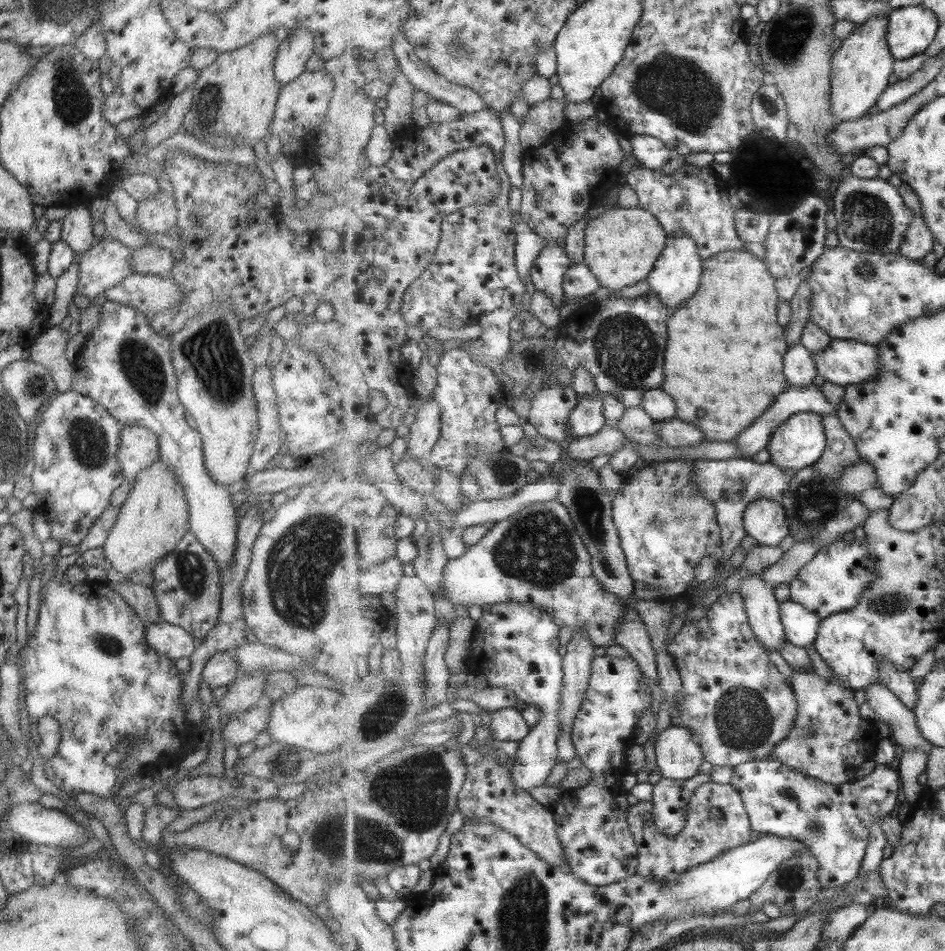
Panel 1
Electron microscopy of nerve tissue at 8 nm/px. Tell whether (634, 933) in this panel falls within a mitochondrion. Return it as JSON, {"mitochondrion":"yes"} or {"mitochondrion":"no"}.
{"mitochondrion":"no"}

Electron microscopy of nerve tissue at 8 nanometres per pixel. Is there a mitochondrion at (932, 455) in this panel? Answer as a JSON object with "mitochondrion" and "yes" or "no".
{"mitochondrion":"no"}

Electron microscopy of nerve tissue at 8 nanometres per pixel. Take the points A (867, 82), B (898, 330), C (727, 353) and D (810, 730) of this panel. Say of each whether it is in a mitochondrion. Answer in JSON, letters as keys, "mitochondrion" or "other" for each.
{"A":"other","B":"other","C":"other","D":"mitochondrion"}

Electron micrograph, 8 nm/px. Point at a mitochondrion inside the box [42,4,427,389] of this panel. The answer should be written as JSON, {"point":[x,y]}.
{"point":[72,100]}

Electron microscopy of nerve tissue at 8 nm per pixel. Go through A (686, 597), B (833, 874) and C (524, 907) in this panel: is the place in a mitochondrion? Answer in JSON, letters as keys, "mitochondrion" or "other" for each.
{"A":"other","B":"other","C":"mitochondrion"}

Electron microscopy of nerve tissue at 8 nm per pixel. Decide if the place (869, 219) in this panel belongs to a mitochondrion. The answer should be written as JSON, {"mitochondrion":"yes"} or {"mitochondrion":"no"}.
{"mitochondrion":"yes"}

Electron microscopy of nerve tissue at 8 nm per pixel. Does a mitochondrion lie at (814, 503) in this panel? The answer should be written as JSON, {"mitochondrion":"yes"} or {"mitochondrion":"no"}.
{"mitochondrion":"yes"}

